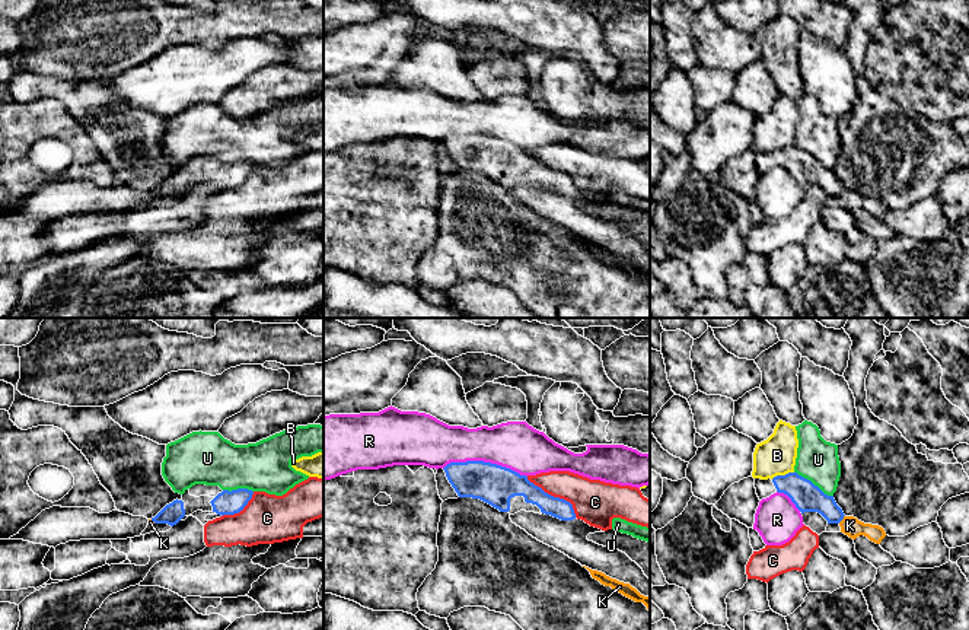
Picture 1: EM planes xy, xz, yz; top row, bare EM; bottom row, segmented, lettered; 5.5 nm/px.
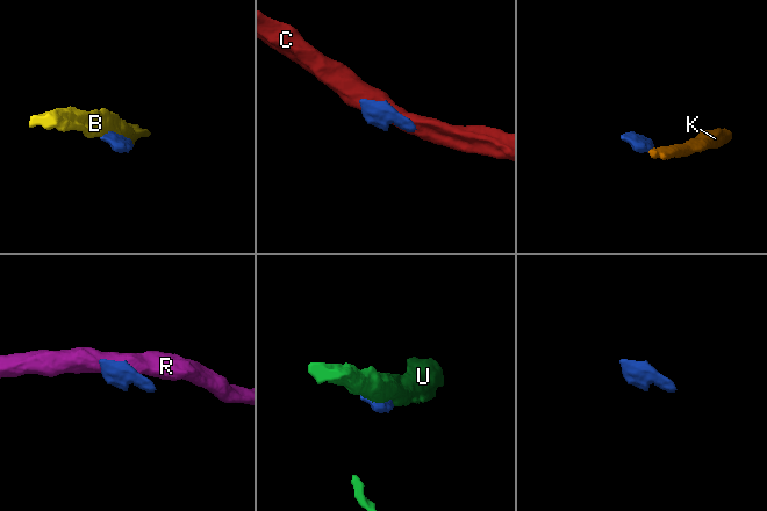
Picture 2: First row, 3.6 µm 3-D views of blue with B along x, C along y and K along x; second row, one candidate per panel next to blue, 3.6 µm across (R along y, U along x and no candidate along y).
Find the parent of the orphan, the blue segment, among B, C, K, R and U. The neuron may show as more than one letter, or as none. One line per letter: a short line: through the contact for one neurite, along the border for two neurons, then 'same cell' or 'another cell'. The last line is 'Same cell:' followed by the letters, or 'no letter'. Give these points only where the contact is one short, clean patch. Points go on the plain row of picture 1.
B: another cell
C: another cell
K: line yz (844, 188), (838, 196); another cell
R: another cell
U: another cell
Same cell: no letter

